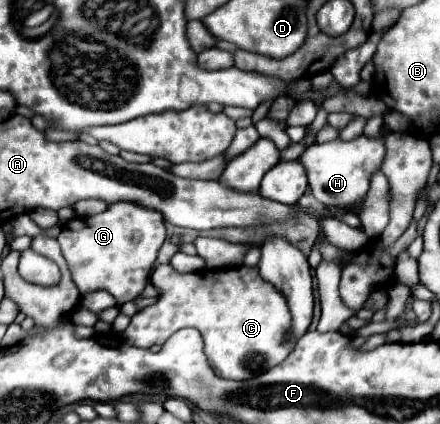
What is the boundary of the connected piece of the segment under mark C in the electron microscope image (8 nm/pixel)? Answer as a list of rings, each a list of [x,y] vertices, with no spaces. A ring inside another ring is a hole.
[[[161,265],[151,275],[151,283],[161,291],[161,297],[151,307],[145,307],[137,315],[131,317],[129,327],[121,333],[121,337],[135,347],[153,347],[163,345],[173,331],[183,327],[195,327],[205,341],[205,355],[215,373],[223,379],[245,381],[253,379],[253,375],[261,375],[271,367],[279,365],[291,351],[293,343],[289,343],[289,305],[285,295],[277,291],[271,283],[261,279],[259,269],[239,267],[229,271],[195,271],[195,273],[179,273],[171,265]]]

